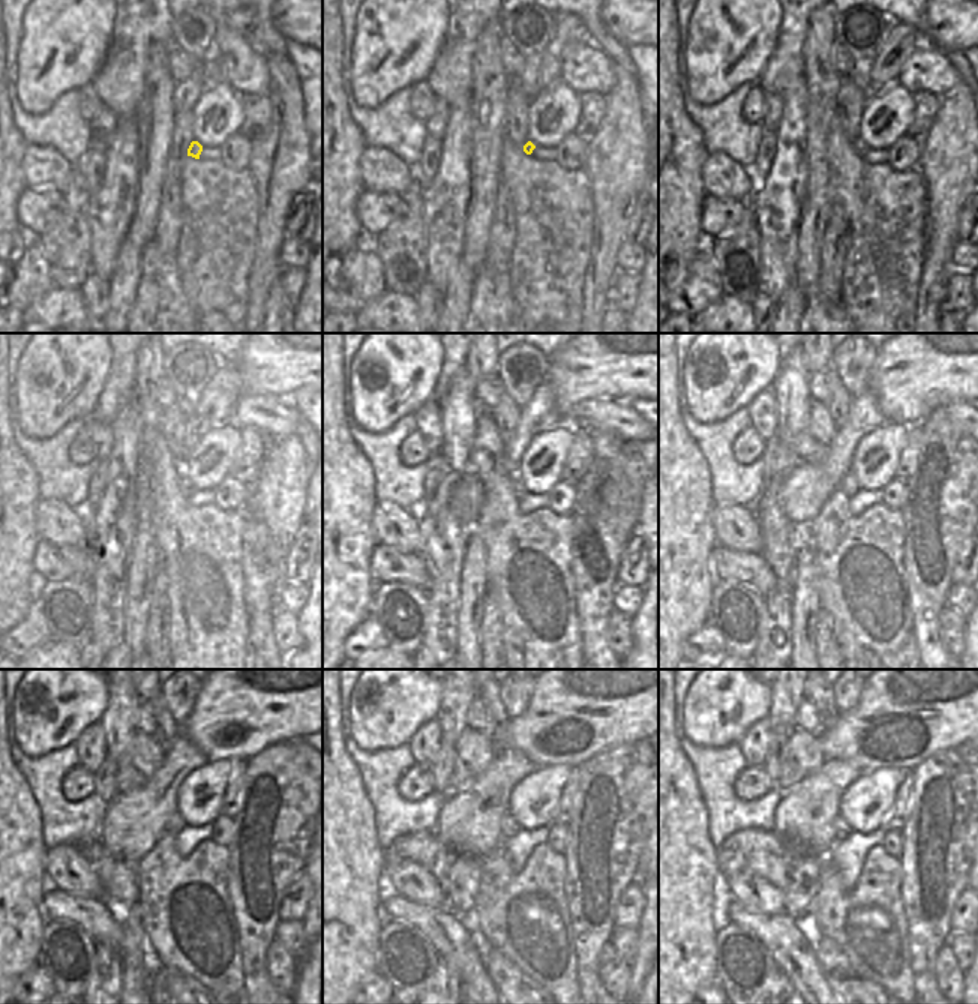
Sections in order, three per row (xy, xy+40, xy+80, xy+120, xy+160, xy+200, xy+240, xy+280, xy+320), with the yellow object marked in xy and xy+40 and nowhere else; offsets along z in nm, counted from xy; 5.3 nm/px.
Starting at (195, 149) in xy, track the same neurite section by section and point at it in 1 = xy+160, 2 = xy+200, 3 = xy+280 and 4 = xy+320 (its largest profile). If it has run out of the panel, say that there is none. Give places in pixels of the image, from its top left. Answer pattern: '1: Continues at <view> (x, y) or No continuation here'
1: Continues at xy+160 (518, 485)
2: Continues at xy+200 (848, 485)
3: Continues at xy+280 (509, 826)
4: Continues at xy+320 (842, 829).

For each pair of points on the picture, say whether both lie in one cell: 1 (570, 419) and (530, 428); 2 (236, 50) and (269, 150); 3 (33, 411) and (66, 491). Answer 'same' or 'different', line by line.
1: different
2: different
3: different

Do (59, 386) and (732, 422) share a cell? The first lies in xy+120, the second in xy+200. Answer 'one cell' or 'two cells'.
two cells

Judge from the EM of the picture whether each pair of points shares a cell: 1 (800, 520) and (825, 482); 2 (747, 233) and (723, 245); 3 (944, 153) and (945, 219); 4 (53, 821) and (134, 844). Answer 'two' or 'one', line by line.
1: one
2: one
3: one
4: two

